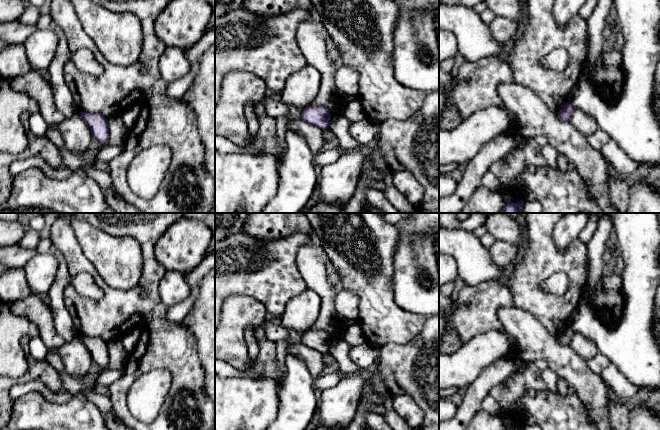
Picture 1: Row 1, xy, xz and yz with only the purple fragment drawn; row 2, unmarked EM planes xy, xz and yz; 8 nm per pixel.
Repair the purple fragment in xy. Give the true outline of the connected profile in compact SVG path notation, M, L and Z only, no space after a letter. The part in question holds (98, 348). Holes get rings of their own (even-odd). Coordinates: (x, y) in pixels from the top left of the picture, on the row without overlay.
M80 336L81 341L90 352L93 362L97 363L101 369L106 369L109 364L109 353L107 342L101 338Z

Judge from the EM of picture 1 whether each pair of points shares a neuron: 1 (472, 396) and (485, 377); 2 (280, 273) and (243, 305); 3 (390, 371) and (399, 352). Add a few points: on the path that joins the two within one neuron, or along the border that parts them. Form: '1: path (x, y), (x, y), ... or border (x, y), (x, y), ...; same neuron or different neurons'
1: path (477, 391), (485, 382); same neuron
2: border (228, 297), (248, 295), (267, 311); different neurons
3: path (395, 366), (399, 362), (399, 357); same neuron

